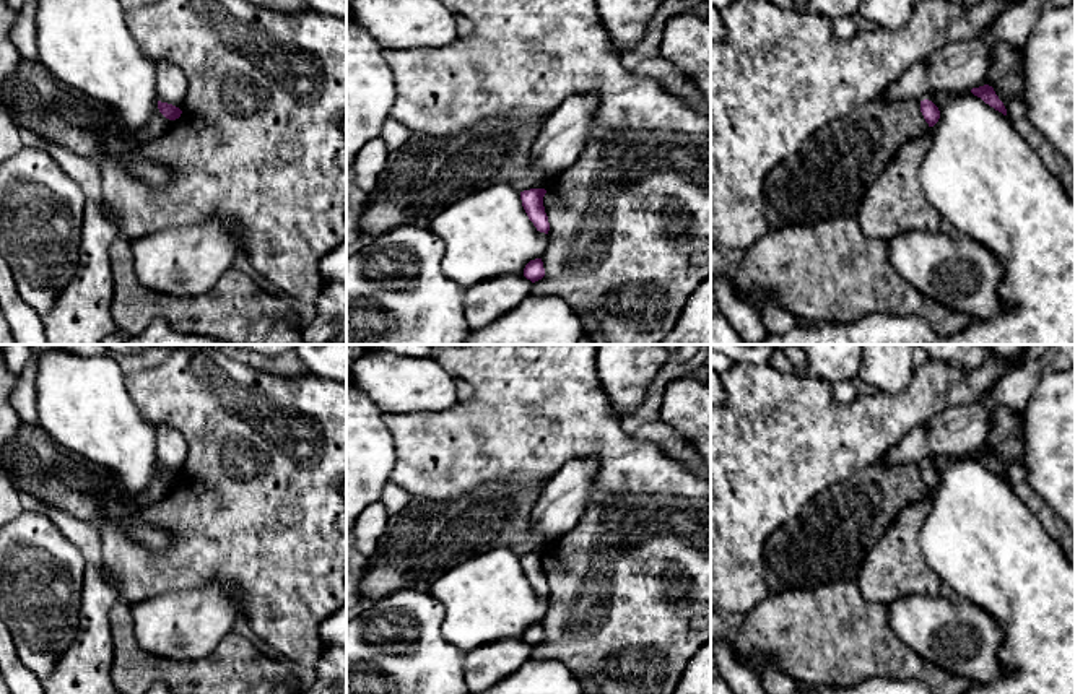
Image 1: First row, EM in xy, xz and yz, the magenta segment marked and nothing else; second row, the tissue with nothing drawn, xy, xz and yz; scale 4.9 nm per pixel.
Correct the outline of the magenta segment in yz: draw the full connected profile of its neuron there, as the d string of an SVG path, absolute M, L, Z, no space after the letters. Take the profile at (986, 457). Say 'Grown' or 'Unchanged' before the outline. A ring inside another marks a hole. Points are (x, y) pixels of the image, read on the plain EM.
Unchanged. M984 449L984 450L979 450L979 452L973 452L971 457L974 460L981 462L986 468L994 471L995 475L1007 479L1007 473L1005 473L1003 466L999 463L999 460L995 458L992 450Z

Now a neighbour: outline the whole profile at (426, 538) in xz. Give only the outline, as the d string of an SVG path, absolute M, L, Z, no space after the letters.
M483 481L454 501L411 496L398 514L389 515L385 531L368 559L359 583L361 603L381 600L397 590L429 592L449 569L494 548L509 548L517 556L543 553L545 541L532 527L532 509L545 483Z

